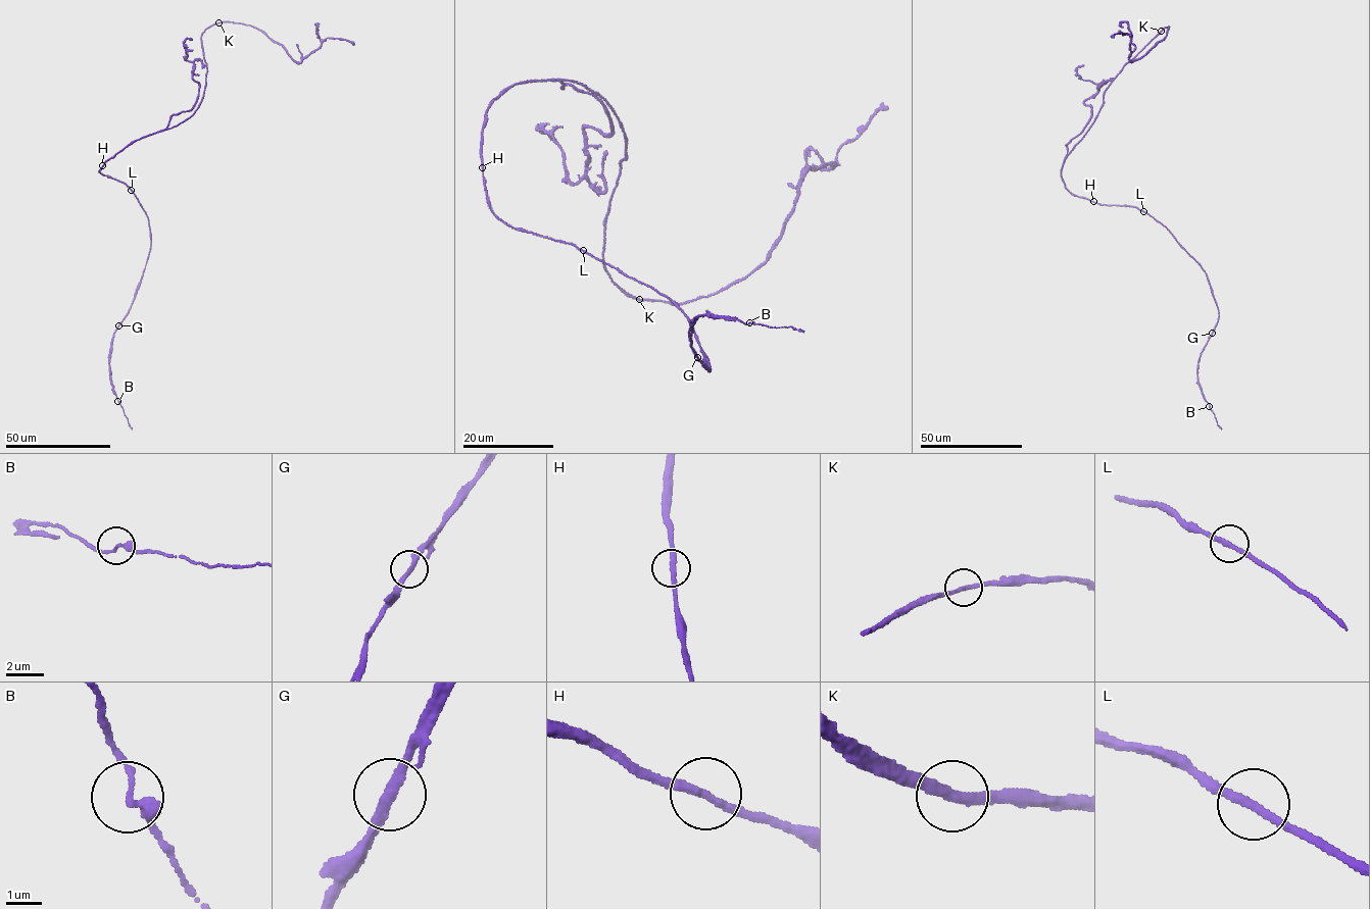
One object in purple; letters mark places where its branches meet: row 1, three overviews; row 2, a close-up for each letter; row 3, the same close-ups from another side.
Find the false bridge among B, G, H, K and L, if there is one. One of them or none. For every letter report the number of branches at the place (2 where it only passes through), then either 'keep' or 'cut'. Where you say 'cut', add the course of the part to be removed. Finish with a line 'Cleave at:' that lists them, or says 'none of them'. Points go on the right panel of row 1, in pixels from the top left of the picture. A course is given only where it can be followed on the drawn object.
B: 2 | keep
G: 2 | cut | (1212, 333), (1197, 365), (1197, 382), (1206, 401)
H: 2 | keep
K: 2 | keep
L: 2 | keep
Cleave at: G

